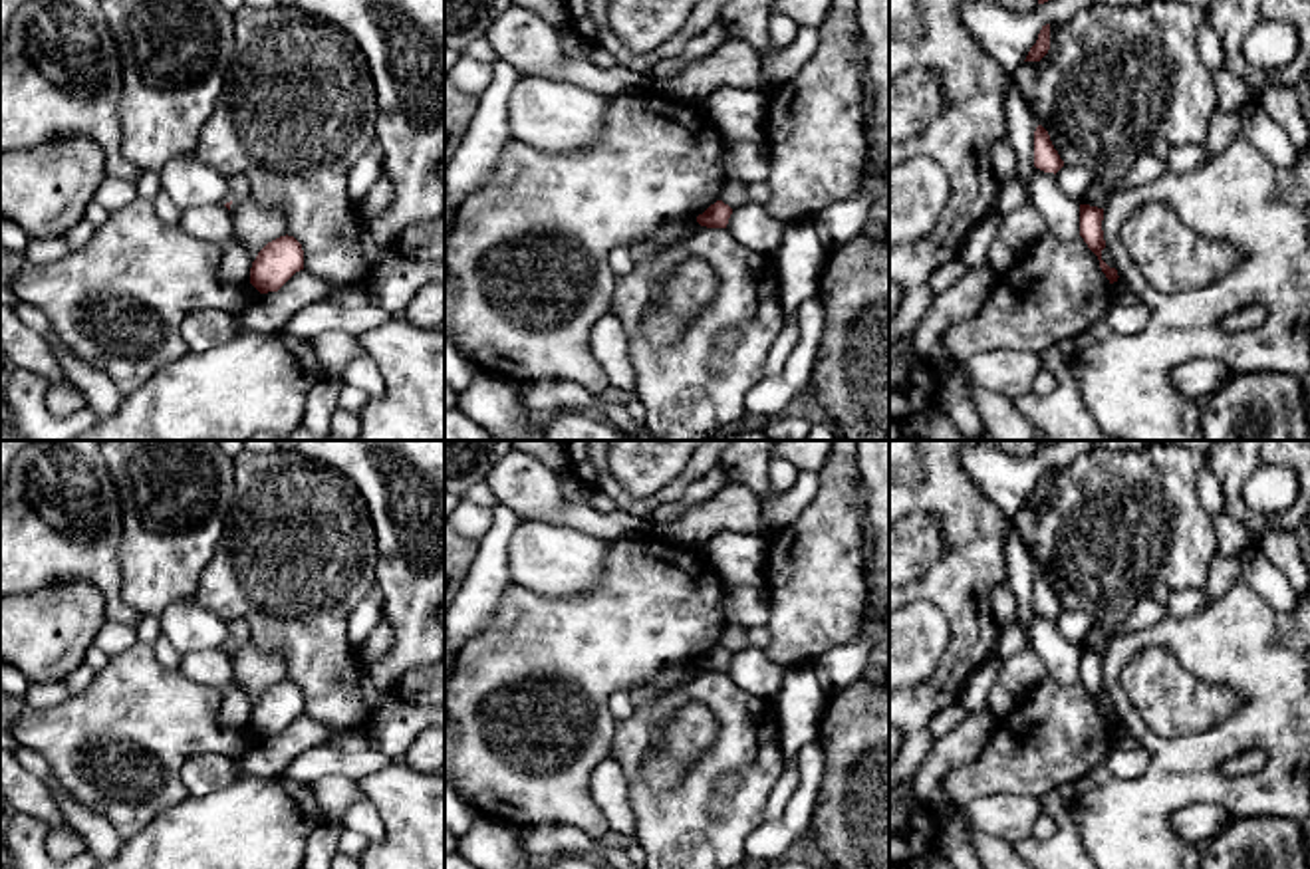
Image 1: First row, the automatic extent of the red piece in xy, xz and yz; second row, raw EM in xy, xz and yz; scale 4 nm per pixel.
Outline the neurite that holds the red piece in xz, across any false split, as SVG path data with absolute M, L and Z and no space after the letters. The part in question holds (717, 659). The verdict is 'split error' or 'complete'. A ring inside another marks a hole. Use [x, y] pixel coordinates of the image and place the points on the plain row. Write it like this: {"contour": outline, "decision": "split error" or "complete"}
{"contour": "M722 645L711 649L703 659L697 661L697 667L707 673L726 673L732 653Z", "decision": "complete"}

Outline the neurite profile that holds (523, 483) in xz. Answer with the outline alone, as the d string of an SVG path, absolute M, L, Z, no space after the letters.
M512 450L484 480L502 504L526 520L568 526L603 542L643 536L645 520L623 510L597 512L590 502L566 504L558 476L536 456Z

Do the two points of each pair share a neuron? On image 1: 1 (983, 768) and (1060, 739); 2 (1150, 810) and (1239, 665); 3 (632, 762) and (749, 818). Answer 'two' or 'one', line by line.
1: one
2: one
3: one

